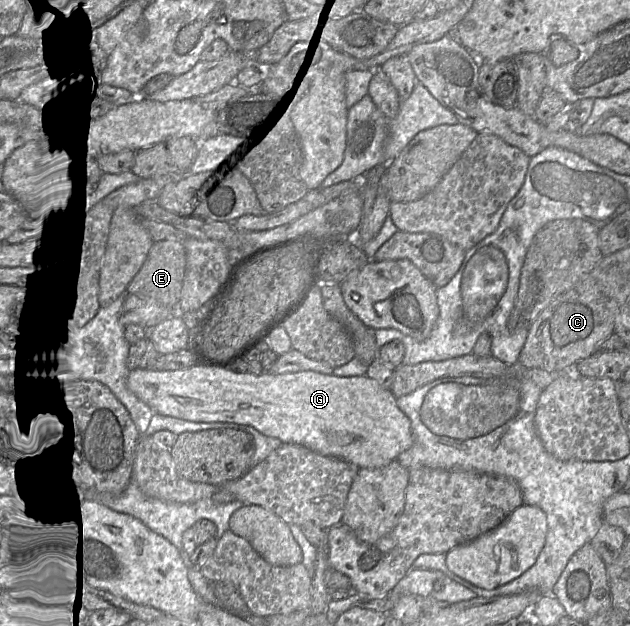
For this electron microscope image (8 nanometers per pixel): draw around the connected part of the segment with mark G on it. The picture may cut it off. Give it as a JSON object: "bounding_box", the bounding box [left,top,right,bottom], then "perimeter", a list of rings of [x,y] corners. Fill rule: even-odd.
{"bounding_box":[127,365,413,469],"perimeter":[[[194,365],[176,371],[133,369],[127,376],[127,387],[156,414],[192,422],[251,426],[284,444],[301,445],[321,455],[343,459],[359,469],[384,467],[413,444],[410,419],[397,406],[396,396],[367,375],[338,377],[315,371],[255,375],[215,365]]]}

